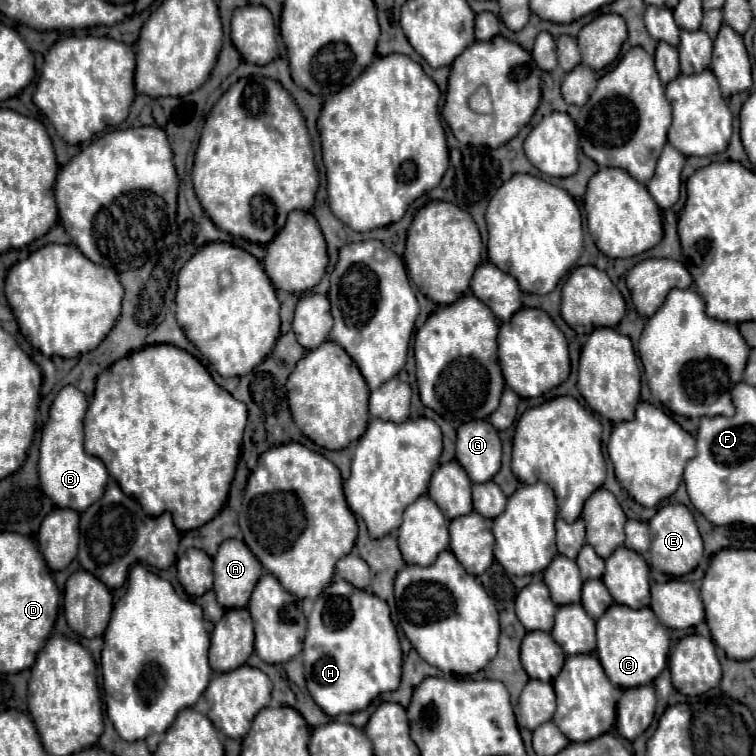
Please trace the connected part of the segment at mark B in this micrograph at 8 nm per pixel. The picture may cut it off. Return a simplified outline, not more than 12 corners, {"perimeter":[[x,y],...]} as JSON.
{"perimeter":[[65,386],[39,444],[39,480],[85,512],[109,474],[83,450],[87,398]]}

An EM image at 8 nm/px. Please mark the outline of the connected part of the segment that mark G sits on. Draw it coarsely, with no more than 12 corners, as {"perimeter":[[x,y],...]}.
{"perimeter":[[487,420],[457,430],[457,462],[475,484],[501,468]]}

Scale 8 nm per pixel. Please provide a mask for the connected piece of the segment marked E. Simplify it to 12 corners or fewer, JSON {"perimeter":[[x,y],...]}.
{"perimeter":[[667,504],[649,520],[651,566],[683,576],[703,558],[695,518]]}

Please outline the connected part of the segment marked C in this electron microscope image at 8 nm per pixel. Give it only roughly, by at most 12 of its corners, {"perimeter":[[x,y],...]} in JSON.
{"perimeter":[[613,604],[597,620],[597,656],[619,688],[667,666],[669,630],[651,608]]}

